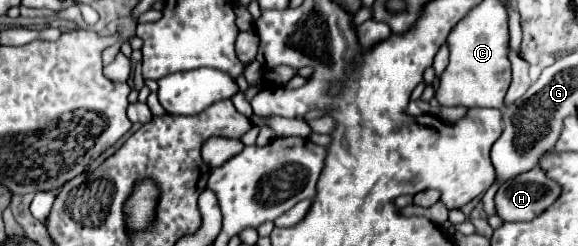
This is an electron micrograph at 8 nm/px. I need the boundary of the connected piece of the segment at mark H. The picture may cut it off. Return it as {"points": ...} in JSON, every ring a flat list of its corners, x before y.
{"points":[[533,168,501,184,495,194,497,214,505,222,533,220,543,214,561,194,561,186,547,178,541,168]]}

